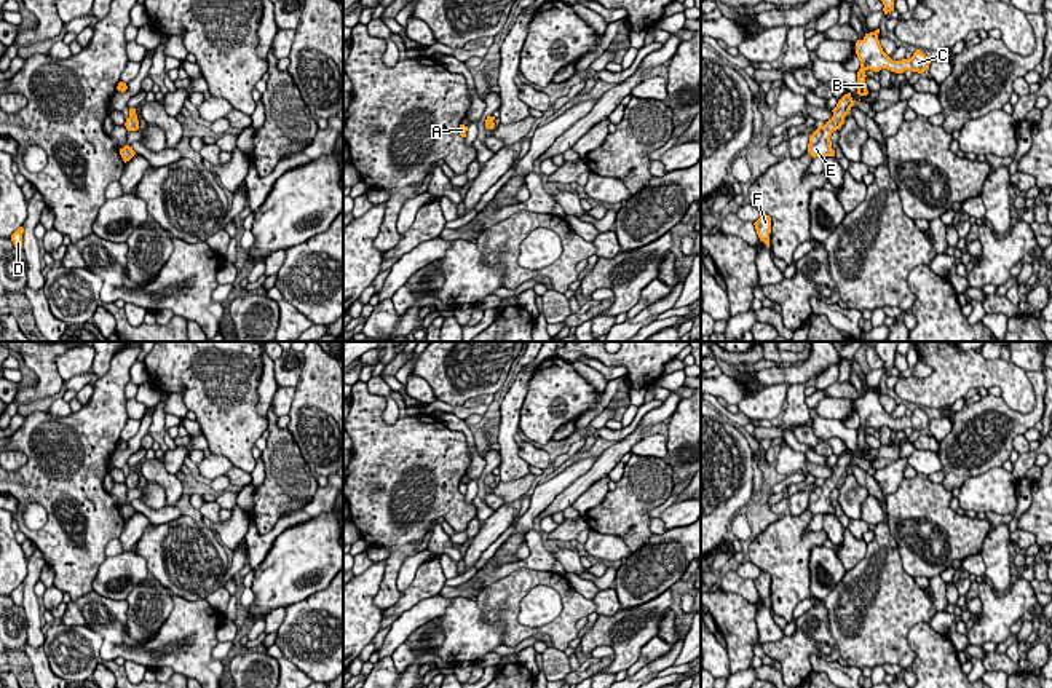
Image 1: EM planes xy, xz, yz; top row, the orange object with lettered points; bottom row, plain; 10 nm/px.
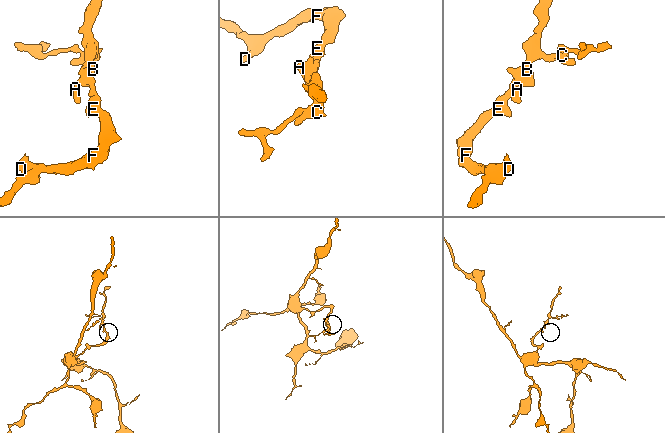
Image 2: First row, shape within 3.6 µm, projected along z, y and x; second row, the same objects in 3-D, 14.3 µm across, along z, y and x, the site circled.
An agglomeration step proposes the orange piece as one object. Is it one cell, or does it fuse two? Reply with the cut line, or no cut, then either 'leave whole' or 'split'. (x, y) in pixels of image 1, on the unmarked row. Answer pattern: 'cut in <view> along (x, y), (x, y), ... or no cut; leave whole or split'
no cut; leave whole

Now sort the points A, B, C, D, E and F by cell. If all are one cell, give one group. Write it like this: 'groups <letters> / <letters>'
groups A B C D E F

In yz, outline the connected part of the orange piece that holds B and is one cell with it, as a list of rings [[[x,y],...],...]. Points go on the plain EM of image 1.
[[[880,386],[875,389],[865,391],[862,397],[856,399],[856,412],[860,418],[860,426],[857,429],[857,452],[867,453],[865,429],[870,426],[880,429],[888,426],[896,431],[904,431],[905,428],[923,431],[929,426],[929,417],[921,409],[916,407],[910,417],[892,418],[881,405],[878,397]]]

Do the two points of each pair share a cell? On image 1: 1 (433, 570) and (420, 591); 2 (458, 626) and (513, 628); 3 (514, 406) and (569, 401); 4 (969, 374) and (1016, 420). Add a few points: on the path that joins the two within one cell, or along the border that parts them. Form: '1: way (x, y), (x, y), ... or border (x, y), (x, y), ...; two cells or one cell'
1: way (430, 575), (423, 586); one cell
2: border (476, 602), (486, 621), (503, 624), (505, 644); two cells
3: border (535, 371), (527, 387), (518, 430); two cells
4: border (1000, 396), (1020, 412), (1035, 407); two cells

